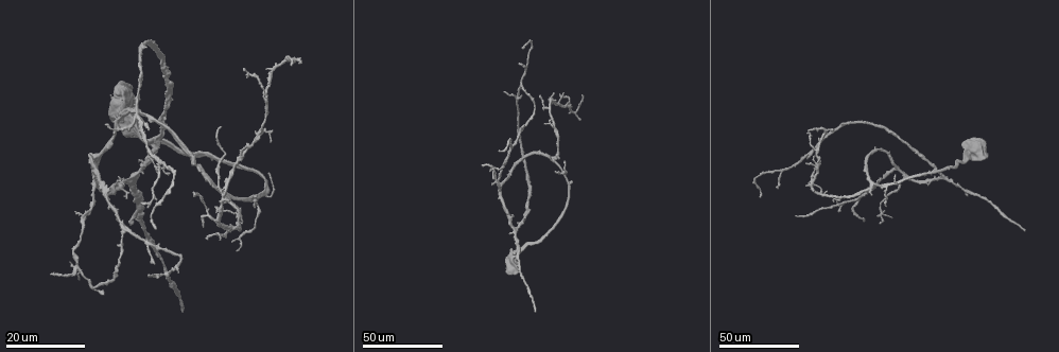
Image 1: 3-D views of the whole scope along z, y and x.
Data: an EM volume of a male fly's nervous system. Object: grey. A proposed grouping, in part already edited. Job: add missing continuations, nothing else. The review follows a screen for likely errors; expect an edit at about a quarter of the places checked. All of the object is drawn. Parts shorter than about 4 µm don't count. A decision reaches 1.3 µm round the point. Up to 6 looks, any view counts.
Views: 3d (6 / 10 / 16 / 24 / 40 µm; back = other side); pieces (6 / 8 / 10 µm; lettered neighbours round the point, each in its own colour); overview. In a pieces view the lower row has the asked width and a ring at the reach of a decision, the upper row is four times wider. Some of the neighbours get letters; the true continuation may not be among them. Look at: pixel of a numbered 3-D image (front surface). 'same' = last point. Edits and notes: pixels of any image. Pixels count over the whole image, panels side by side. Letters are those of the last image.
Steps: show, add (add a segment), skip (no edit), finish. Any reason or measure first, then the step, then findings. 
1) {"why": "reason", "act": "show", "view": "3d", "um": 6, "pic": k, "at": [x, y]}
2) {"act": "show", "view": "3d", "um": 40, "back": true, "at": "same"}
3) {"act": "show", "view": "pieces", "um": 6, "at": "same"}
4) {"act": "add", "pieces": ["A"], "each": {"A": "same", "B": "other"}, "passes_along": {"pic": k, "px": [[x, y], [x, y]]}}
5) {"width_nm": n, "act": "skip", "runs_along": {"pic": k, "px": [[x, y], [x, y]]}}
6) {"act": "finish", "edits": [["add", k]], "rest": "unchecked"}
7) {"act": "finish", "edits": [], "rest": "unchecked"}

{"why": "end of a long branch", "act": "show", "view": "3d", "um": 40, "pic": 1, "at": [150, 275]}

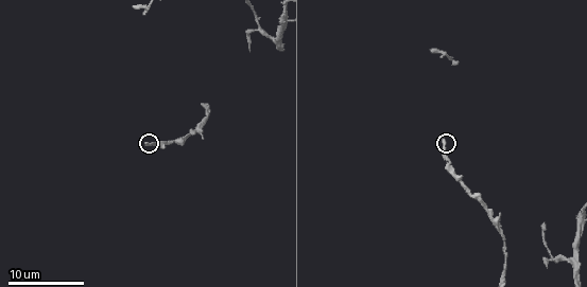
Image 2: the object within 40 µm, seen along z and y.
{"act": "show", "view": "pieces", "um": 6, "pic": 2, "at": [441, 139]}

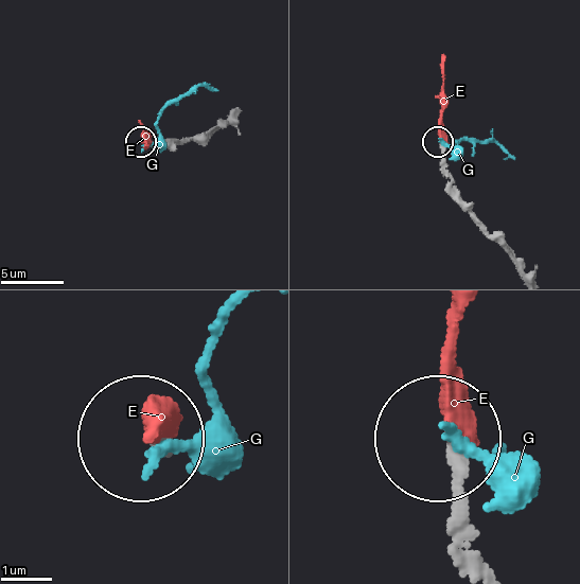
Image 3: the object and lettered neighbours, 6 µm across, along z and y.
{"width_nm": 240, "act": "add", "pieces": ["E"], "each": {"E": "same", "G": "other"}, "passes_along": {"pic": 3, "px": [[451, 175], [442, 151], [444, 56]]}, "found": "the neuron continues"}

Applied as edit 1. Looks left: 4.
{"act": "show", "view": "overview"}

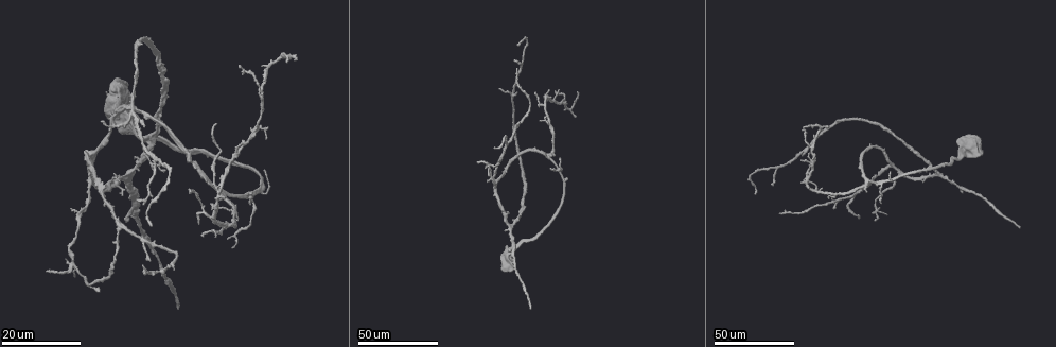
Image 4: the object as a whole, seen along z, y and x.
{"why": "an open end", "act": "show", "view": "3d", "um": 24, "pic": 4, "at": [495, 148]}

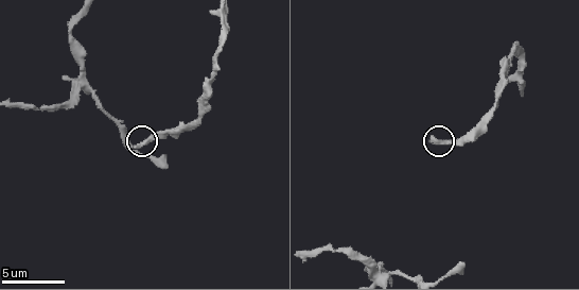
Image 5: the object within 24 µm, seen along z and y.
{"act": "show", "view": "pieces", "um": 10, "pic": 5, "at": [431, 140]}

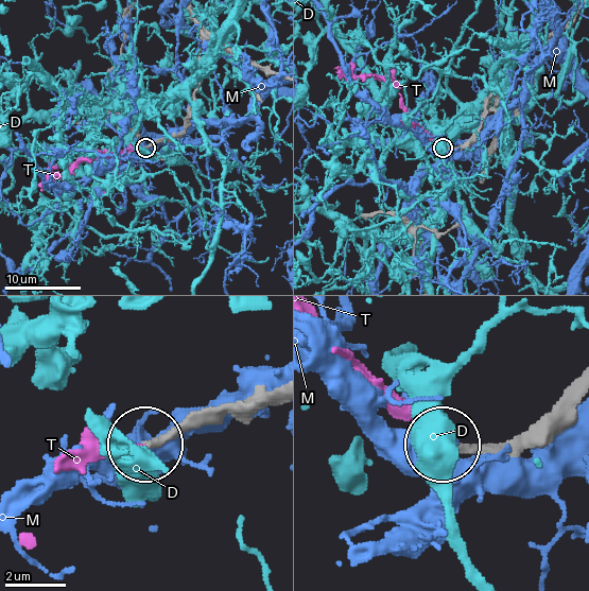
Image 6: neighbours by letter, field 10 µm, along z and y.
{"act": "add", "pieces": ["T"], "each": {"D": "other", "M": "other", "T": "same"}, "found": "it goes on there"}

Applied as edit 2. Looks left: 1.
{"act": "finish", "edits": [["add", 3], ["add", 6]], "rest": "unchecked"}

